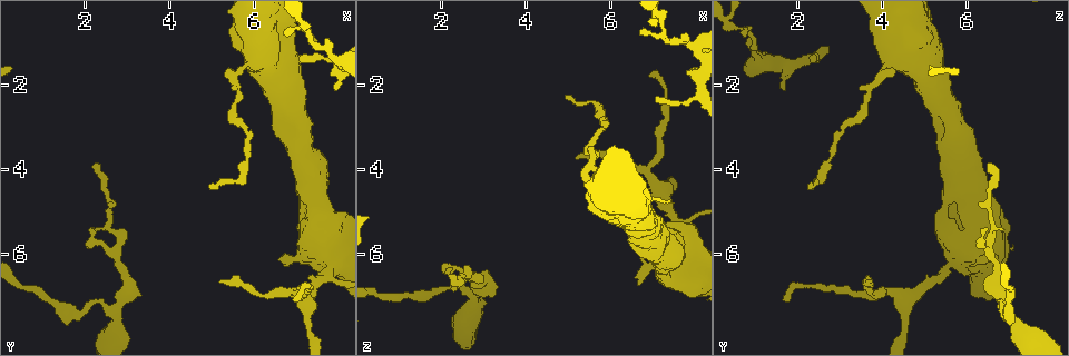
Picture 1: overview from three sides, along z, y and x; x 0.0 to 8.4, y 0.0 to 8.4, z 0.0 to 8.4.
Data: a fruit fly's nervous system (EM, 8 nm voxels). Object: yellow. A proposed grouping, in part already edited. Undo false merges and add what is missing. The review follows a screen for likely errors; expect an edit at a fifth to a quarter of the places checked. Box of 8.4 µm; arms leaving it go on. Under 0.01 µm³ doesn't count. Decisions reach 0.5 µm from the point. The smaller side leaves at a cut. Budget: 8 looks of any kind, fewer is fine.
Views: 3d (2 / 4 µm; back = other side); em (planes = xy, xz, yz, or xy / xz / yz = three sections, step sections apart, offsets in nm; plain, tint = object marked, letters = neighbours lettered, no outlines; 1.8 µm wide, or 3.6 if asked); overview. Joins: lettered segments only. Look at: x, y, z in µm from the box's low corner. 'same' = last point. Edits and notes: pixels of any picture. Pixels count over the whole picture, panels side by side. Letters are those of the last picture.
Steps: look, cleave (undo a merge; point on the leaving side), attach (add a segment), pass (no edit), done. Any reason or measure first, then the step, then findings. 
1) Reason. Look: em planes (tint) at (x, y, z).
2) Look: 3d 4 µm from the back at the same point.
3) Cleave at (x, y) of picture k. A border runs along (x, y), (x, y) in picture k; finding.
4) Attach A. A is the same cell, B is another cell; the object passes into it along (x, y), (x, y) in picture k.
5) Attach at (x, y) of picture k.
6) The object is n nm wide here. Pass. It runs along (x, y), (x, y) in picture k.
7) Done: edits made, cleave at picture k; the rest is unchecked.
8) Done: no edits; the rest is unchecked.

Tapers out. Look: 3d 2 µm at (2.20, 5.30, 6.45).

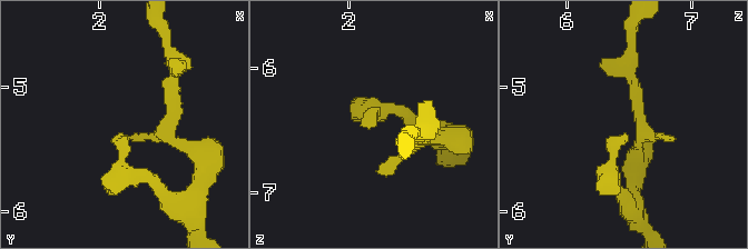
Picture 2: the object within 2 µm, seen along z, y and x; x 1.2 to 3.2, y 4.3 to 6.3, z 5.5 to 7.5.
Shape alone is not enough. Look: em 3.6 µm planes (letters) at (2.18, 5.36, 6.46).

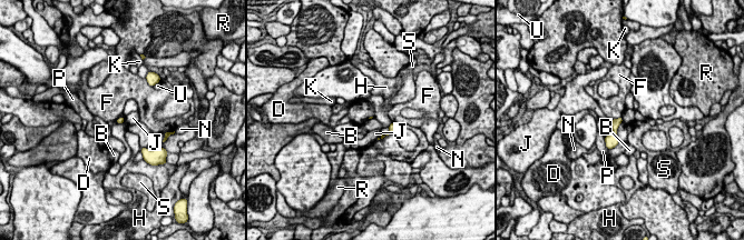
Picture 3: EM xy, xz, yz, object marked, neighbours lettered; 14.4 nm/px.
The longest contact is with R, 220 nm. Pass. B, D, F, H, J, K, N, P, R, S and U are other cells; a border runs along (620, 116), (610, 120) in picture 3; no lettered segment goes on from it.

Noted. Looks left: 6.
Three arms meet. Look: 3d 2 µm from the back at (7.70, 6.50, 5.45).

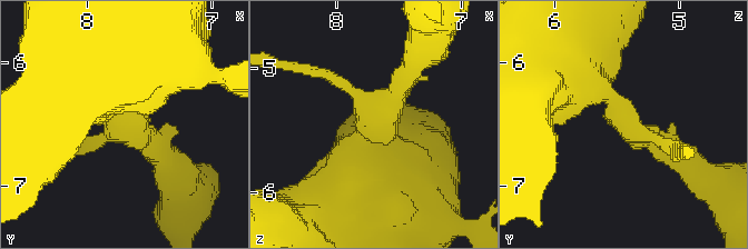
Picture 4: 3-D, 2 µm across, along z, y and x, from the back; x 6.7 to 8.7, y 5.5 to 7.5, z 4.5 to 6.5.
3 arms meet here; now the EM. Look: em 3.6 µm planes (letters) at (7.70, 6.48, 5.44).

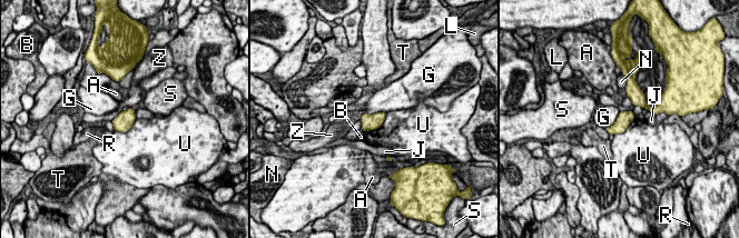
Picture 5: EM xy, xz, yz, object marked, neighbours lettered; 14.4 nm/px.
Pass. A, B, G, J, L, N, R, S, T, U and Z are other cells; a border runs along (386, 113), (377, 128), (365, 132) in picture 5; one neuron here.

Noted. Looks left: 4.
Sudden change in width. Look: em xy step 16 (letters) at (7.80, 1.25, 1.00).

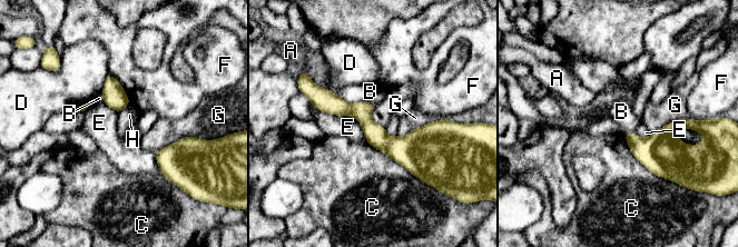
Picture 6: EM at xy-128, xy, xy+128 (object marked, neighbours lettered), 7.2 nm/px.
The object is 20 nm wide here. Pass. A, B, C, D, E, F, G and H are other cells; all the same neuron.

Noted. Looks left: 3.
Done: no edits; the rest is unchecked.

